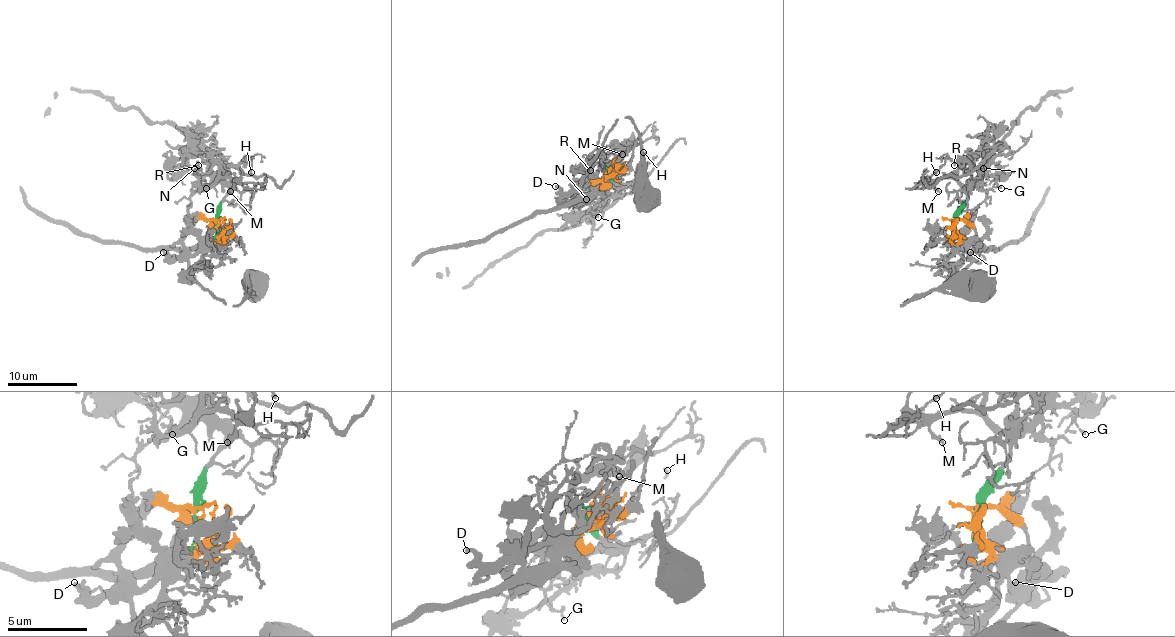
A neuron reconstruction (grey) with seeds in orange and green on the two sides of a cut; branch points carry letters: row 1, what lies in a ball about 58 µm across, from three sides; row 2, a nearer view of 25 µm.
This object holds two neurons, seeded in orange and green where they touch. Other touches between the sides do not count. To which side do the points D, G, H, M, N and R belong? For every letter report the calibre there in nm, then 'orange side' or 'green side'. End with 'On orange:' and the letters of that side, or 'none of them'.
D: 240 nm thick; orange side
G: 100 nm thick; green side
H: 130 nm thick; green side
M: 240 nm thick; green side
N: 120 nm thick; green side
R: 170 nm thick; green side
On orange: D

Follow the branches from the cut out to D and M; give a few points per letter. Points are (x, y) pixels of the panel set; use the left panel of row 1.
D: (217, 223), (222, 232), (213, 240), (206, 240), (192, 254), (171, 258), (163, 253)
M: (217, 223), (217, 213), (225, 195), (222, 173), (225, 169), (222, 164), (224, 174), (234, 183), (230, 192)

